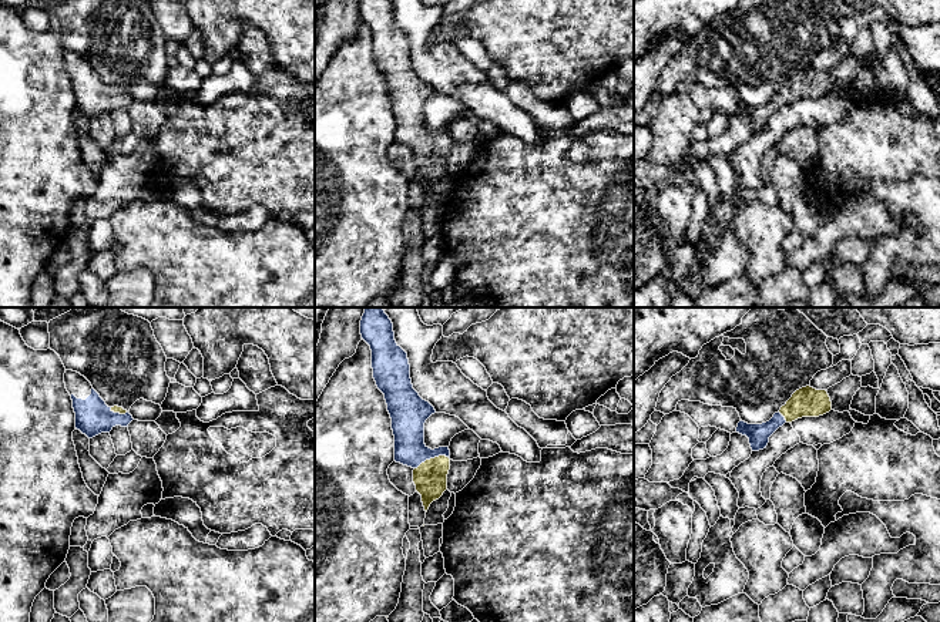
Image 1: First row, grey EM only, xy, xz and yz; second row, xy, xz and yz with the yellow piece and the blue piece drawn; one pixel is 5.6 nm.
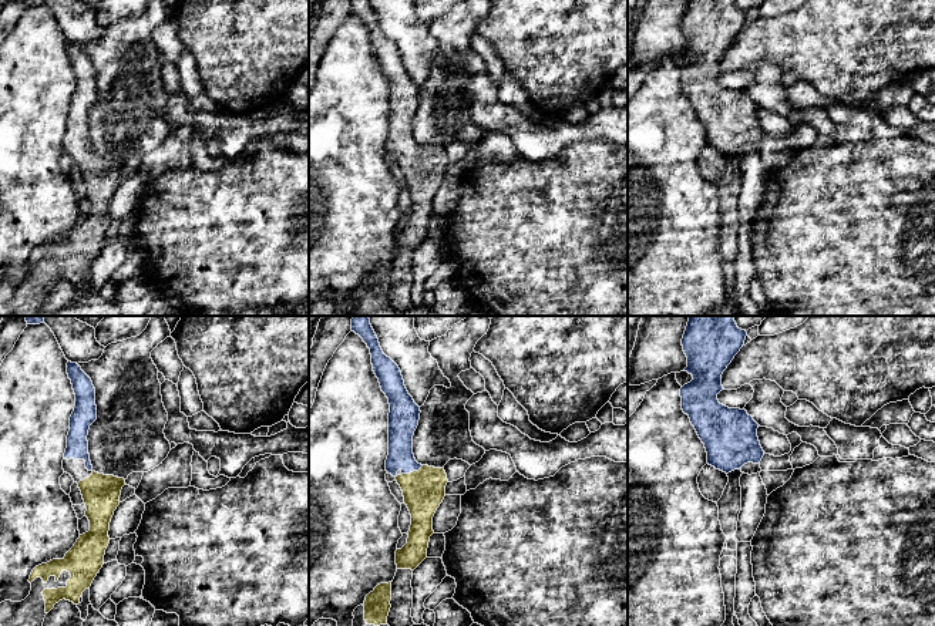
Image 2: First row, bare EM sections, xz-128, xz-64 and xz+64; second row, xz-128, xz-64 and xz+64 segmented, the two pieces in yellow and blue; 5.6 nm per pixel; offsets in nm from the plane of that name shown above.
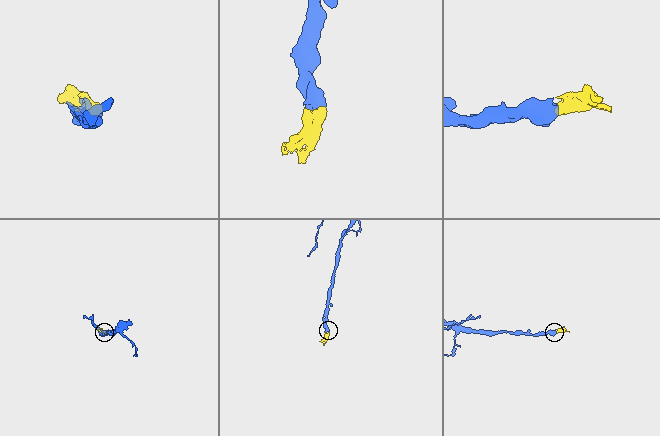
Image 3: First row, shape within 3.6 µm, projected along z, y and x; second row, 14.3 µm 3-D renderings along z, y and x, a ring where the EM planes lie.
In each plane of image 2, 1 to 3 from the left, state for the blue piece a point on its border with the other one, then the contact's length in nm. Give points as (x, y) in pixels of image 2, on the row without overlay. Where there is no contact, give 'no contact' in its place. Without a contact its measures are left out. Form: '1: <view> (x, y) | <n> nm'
1: no contact
2: xz-64 (413, 152) | 140 nm
3: no contact

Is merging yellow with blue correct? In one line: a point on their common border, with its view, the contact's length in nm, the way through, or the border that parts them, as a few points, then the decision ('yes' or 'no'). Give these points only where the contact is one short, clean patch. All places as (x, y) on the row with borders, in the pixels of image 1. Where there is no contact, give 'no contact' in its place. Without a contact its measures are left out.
meets yellow in xz at (432, 459); contact 220 nm long; runs through xz (430, 477), (432, 459), (409, 439), (408, 422); yes

